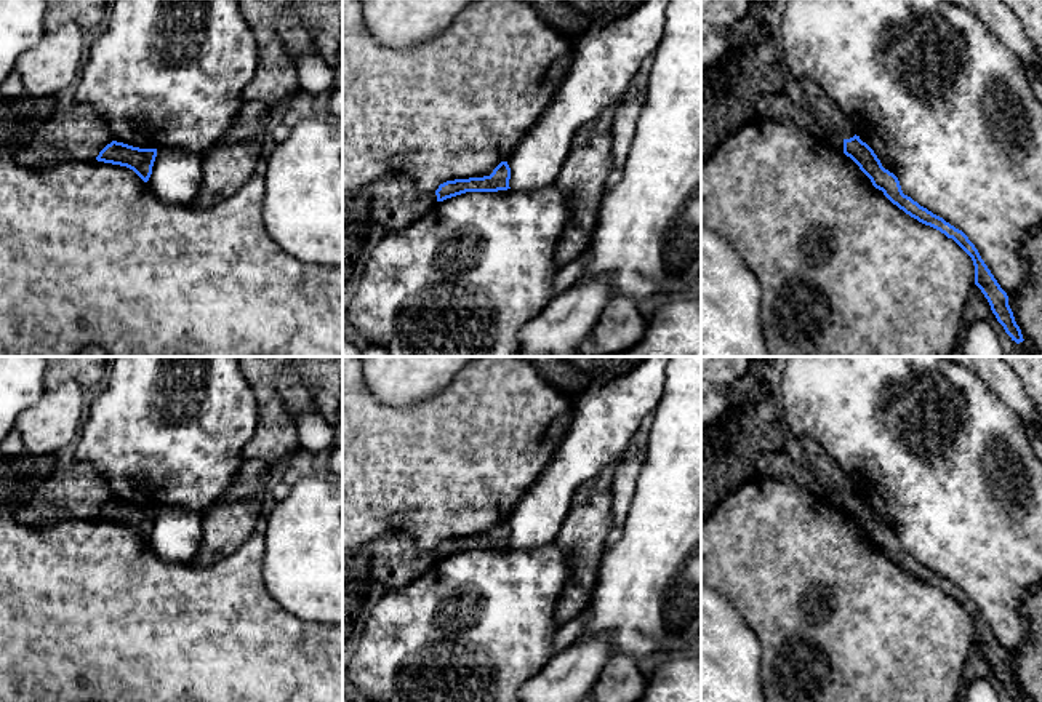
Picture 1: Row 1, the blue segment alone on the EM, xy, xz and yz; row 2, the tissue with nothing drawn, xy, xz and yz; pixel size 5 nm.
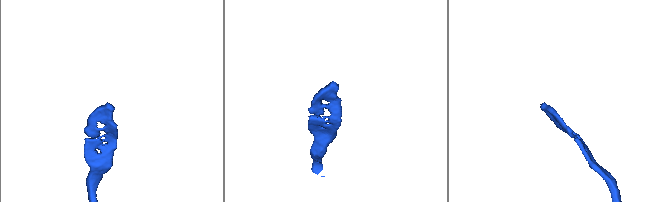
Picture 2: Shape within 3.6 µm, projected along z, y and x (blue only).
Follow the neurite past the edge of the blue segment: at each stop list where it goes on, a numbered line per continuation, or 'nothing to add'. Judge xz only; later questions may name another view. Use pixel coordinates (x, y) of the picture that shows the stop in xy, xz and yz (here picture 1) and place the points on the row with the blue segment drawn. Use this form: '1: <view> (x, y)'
nothing to add

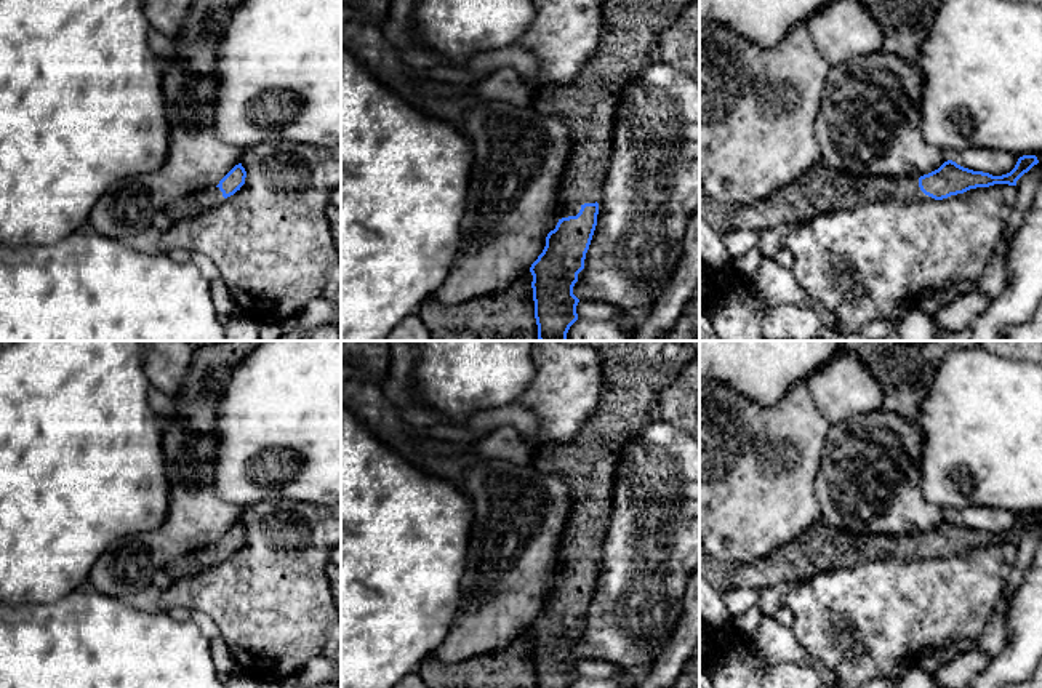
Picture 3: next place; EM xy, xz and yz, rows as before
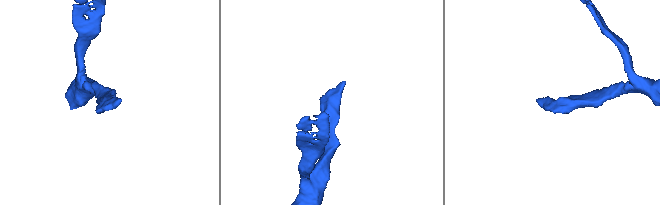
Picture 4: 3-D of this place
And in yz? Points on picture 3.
1: yz (821, 189)

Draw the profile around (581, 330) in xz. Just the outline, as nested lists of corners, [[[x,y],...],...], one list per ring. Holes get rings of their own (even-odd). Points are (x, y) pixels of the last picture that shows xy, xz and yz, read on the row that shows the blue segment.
[[[578,318],[567,333],[568,341],[631,341],[613,320]]]

